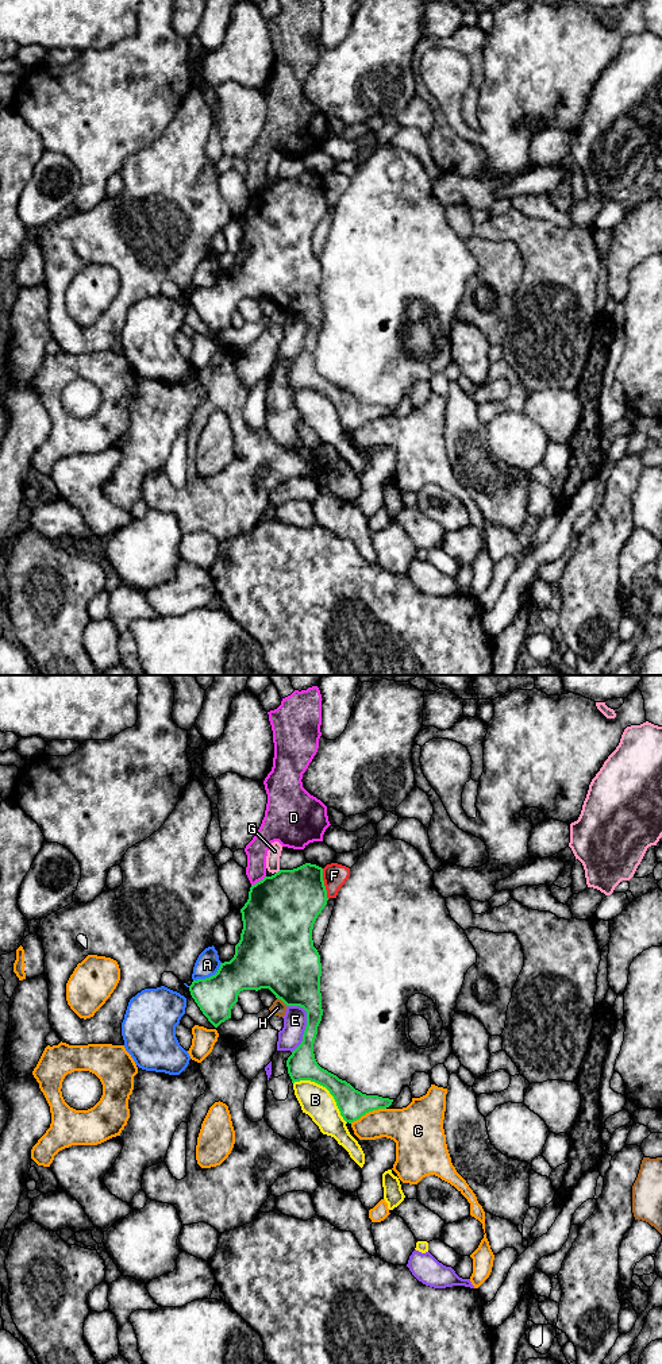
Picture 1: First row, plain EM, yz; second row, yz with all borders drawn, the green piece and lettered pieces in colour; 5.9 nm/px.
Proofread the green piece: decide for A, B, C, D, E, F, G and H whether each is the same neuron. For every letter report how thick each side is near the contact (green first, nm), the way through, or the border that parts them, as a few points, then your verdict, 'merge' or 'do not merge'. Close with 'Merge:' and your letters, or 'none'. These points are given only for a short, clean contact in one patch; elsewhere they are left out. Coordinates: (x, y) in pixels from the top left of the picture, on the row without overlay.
A: 260 nm thick on the green side, 140 nm on the other; do not merge
B: 180 nm thick on the green side, 190 nm on the other; do not merge
C: 170 nm thick on the green side, 240 nm on the other; do not merge
D: 420 nm thick on the green side, 130 nm on the other; do not merge
E: 220 nm thick on the green side, 140 nm on the other; do not merge
F: 380 nm thick on the green side, 140 nm on the other; border along yz (322, 177), (322, 188), (328, 207); do not merge
G: 420 nm thick on the green side, 80 nm on the other; do not merge
H: 400 nm thick on the green side, 90 nm on the other; do not merge
Merge: none

